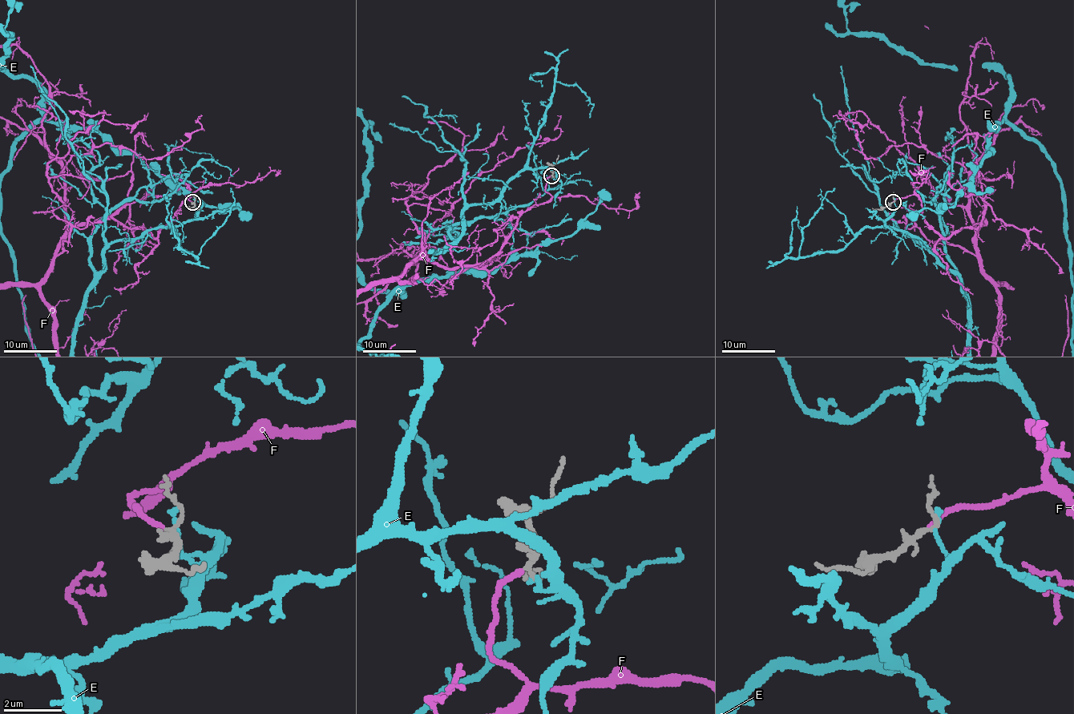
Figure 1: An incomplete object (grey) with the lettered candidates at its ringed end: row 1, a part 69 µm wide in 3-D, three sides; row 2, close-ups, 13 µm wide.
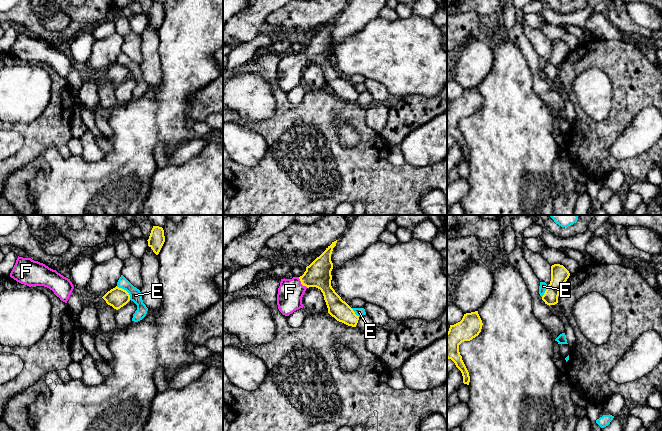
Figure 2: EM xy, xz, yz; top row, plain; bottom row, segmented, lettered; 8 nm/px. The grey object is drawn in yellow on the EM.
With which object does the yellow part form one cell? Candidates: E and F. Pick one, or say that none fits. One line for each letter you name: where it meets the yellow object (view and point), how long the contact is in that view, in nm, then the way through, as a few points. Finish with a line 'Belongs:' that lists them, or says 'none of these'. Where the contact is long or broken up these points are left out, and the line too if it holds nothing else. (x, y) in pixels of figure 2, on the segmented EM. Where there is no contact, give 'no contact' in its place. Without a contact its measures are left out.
F: meets yellow in xz at (301, 283); contact 120 nm long; runs through xz (318, 274), (301, 283), (290, 292)
Belongs: F

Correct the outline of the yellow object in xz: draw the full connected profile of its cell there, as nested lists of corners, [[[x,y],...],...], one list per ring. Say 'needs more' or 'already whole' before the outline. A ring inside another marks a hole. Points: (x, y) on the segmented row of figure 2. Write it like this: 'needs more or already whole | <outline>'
needs more | [[[337,240],[332,242],[319,257],[307,266],[302,276],[281,279],[277,294],[277,305],[283,315],[289,316],[294,311],[303,308],[302,297],[306,289],[316,287],[323,293],[328,313],[337,321],[356,327],[359,316],[331,286],[331,271],[333,269],[331,254],[336,243]]]

